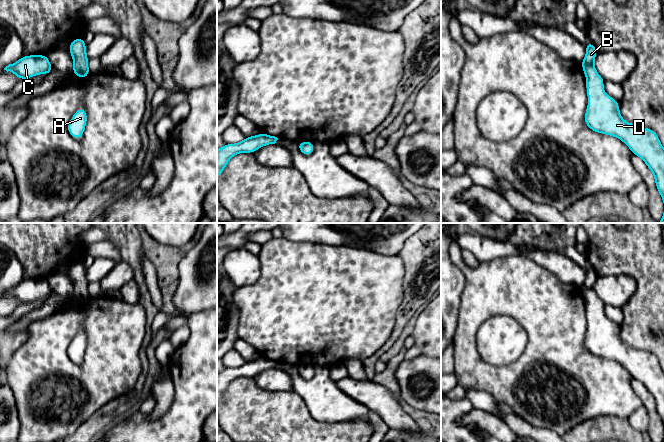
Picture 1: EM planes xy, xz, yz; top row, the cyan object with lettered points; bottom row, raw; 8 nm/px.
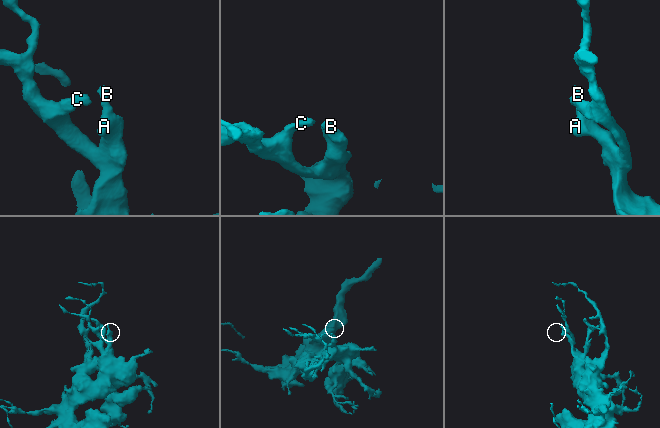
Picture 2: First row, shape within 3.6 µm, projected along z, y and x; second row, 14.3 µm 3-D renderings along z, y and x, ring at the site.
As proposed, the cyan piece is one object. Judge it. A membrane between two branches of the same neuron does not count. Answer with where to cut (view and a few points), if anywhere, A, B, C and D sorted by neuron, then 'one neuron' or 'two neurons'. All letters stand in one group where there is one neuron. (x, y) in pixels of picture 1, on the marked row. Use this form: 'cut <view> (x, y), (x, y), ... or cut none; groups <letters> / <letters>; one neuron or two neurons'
cut none; groups A B C D; one neuron

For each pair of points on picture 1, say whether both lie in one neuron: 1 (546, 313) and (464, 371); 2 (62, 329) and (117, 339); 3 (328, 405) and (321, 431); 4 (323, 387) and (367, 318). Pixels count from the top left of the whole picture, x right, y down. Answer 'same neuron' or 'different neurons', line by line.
1: same neuron
2: same neuron
3: different neurons
4: different neurons

